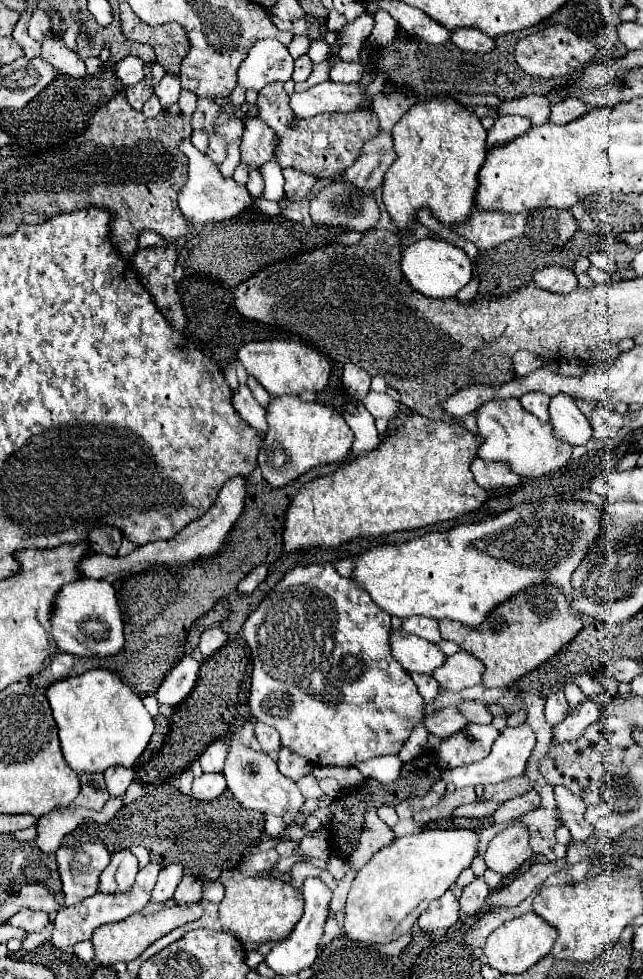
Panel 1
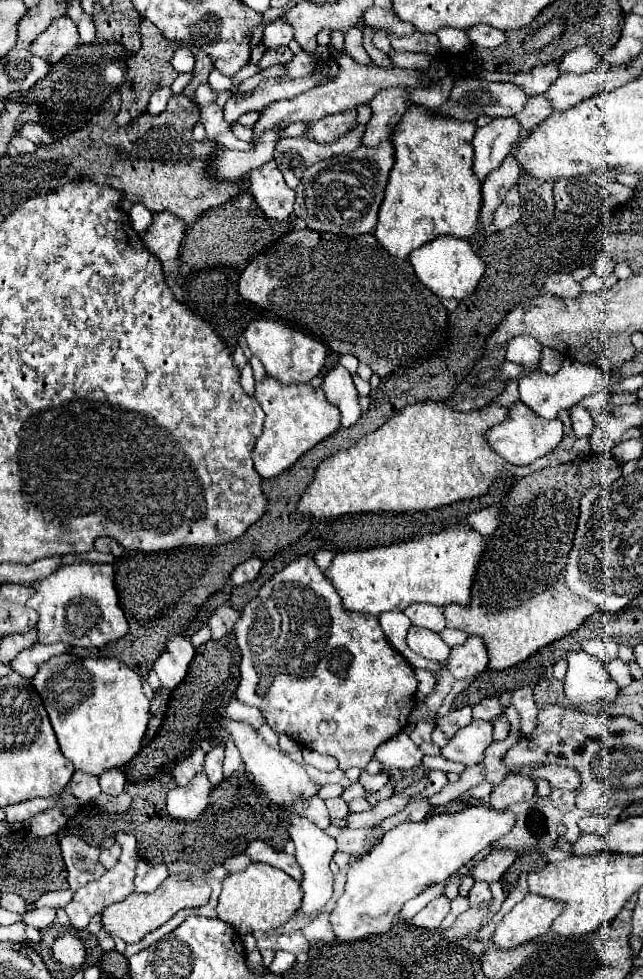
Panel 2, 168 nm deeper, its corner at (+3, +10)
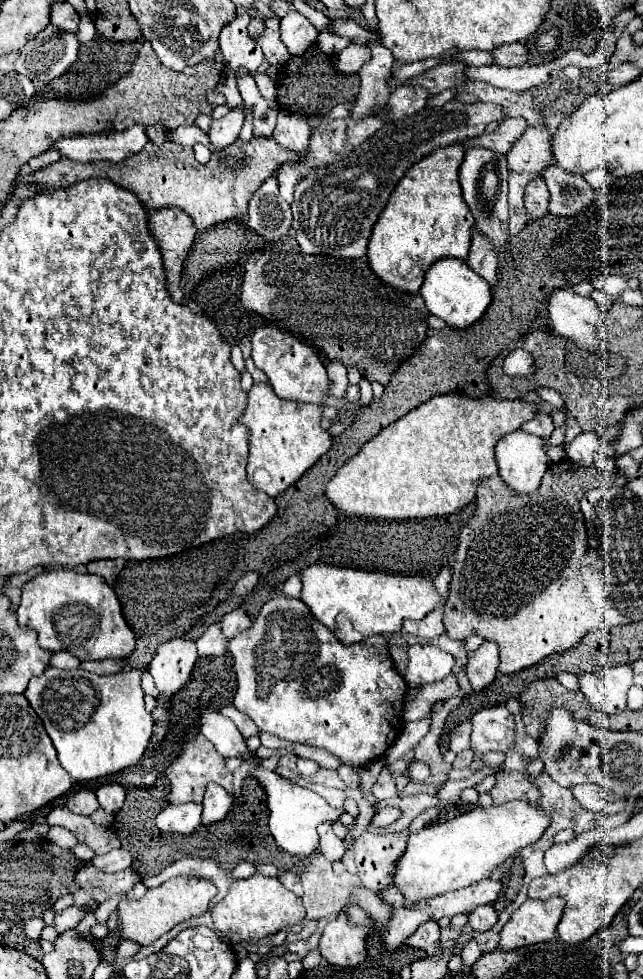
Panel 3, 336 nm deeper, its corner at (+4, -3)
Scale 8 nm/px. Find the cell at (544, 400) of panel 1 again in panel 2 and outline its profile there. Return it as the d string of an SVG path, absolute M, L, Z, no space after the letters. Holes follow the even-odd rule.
M565 359L561 369L555 375L549 375L543 371L533 371L531 375L525 375L519 379L521 401L527 407L531 407L539 417L545 417L545 419L557 419L561 409L567 409L567 407L579 403L583 397L589 397L603 389L605 389L605 375L601 373L601 369L595 365L573 361L573 359Z

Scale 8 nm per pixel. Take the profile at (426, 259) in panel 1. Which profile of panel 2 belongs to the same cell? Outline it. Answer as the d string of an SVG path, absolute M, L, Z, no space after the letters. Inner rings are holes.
M437 237L437 239L425 243L423 247L415 249L409 255L409 263L413 265L419 281L427 289L431 289L439 299L449 299L449 297L465 299L465 297L469 297L475 291L475 287L485 271L483 261L473 253L471 245L459 237Z

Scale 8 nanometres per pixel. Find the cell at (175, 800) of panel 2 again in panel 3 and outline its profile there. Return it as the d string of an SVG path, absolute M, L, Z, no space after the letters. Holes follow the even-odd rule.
M170 804L156 816L156 826L162 832L192 834L194 828L200 824L200 812L200 804Z

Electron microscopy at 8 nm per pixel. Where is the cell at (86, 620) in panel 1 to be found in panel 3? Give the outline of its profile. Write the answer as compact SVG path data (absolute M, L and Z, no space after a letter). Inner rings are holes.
M68 568L42 572L22 588L18 624L38 632L38 644L50 652L66 650L80 660L124 660L134 652L136 636L128 628L116 592L102 576L76 574Z

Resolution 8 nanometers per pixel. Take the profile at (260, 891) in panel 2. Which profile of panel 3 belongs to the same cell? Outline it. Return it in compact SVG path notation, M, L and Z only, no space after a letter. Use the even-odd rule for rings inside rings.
M254 874L246 880L236 880L228 894L212 908L212 920L216 930L226 936L232 944L240 944L246 940L260 940L276 934L282 928L302 924L306 916L302 900L286 890L278 878L270 878L264 874Z

